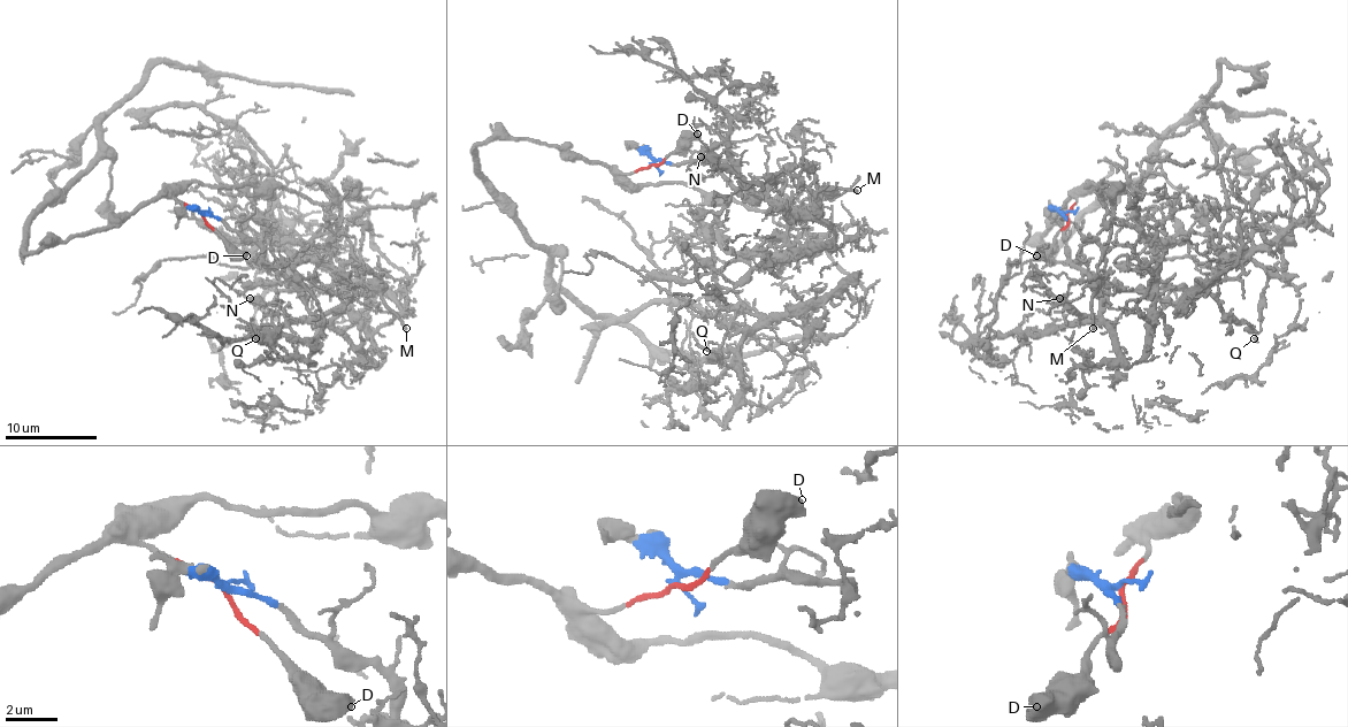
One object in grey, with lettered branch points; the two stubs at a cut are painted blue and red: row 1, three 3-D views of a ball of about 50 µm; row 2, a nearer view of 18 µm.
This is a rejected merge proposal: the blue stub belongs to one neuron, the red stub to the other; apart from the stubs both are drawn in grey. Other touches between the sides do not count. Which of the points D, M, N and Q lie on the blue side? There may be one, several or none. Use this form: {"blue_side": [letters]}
{"blue_side": ["N", "Q"]}

